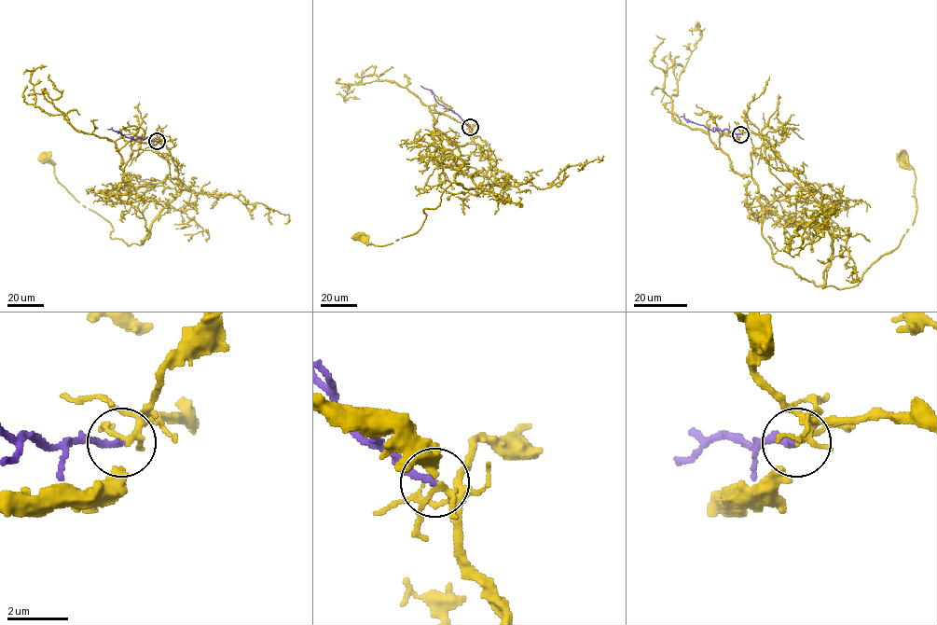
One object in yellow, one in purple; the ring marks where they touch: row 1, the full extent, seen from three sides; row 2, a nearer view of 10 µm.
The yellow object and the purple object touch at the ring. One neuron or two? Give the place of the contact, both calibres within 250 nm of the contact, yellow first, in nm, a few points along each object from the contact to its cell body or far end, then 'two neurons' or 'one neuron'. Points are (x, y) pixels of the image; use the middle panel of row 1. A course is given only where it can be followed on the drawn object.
at (470, 127); 160 nm thick on the yellow side, 240 nm on the other; yellow runs (470, 127), (491, 186), (452, 182), (440, 203), (423, 210), (422, 227), (392, 243), (357, 236); purple runs (470, 127), (457, 114), (439, 104), (431, 90), (420, 86); one neuron

